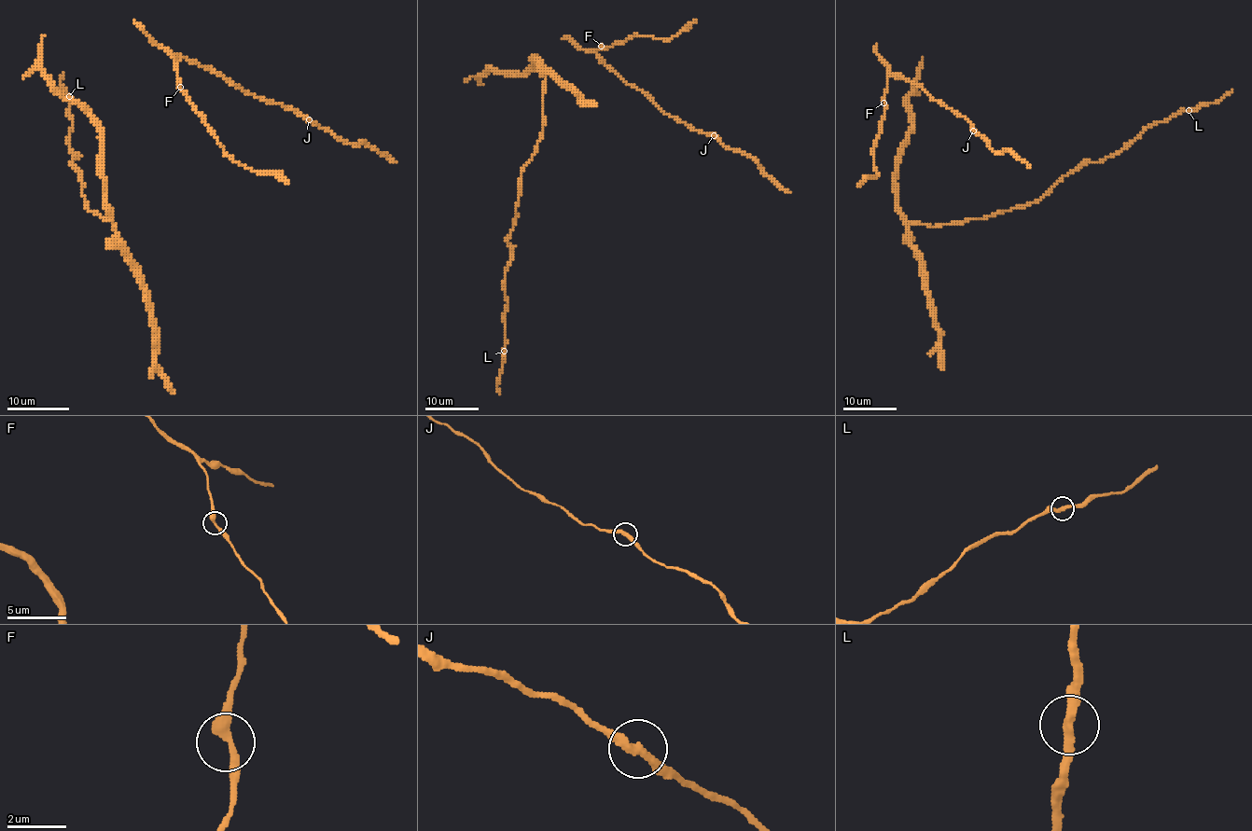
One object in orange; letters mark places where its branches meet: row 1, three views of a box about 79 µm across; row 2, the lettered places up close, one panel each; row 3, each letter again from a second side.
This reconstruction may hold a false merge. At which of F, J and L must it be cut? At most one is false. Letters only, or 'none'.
none

